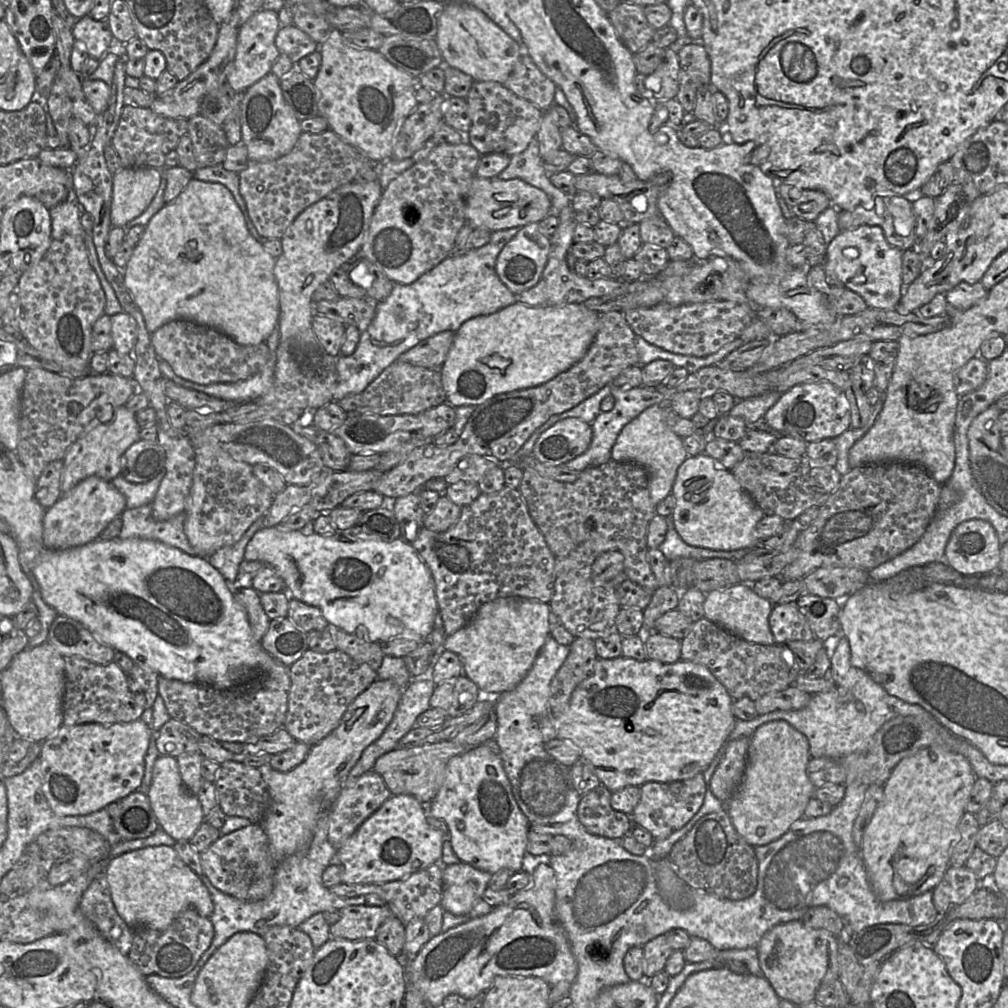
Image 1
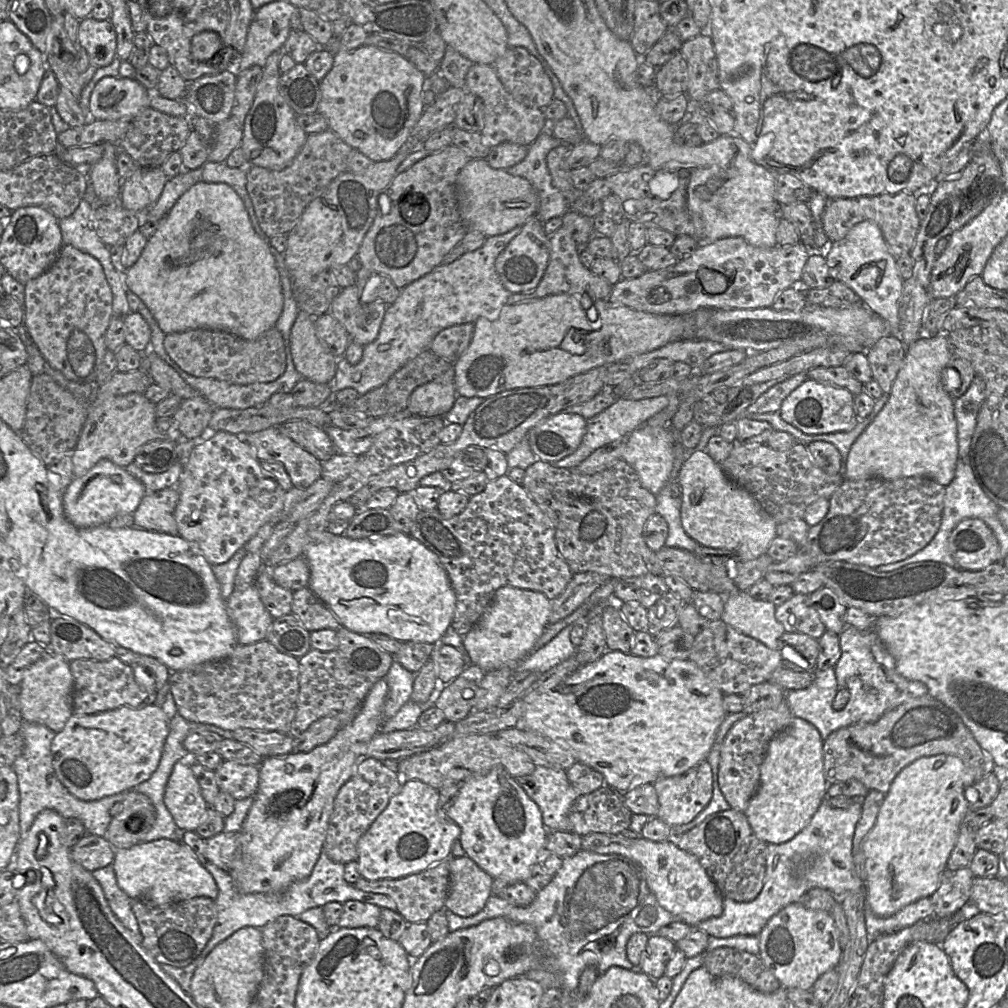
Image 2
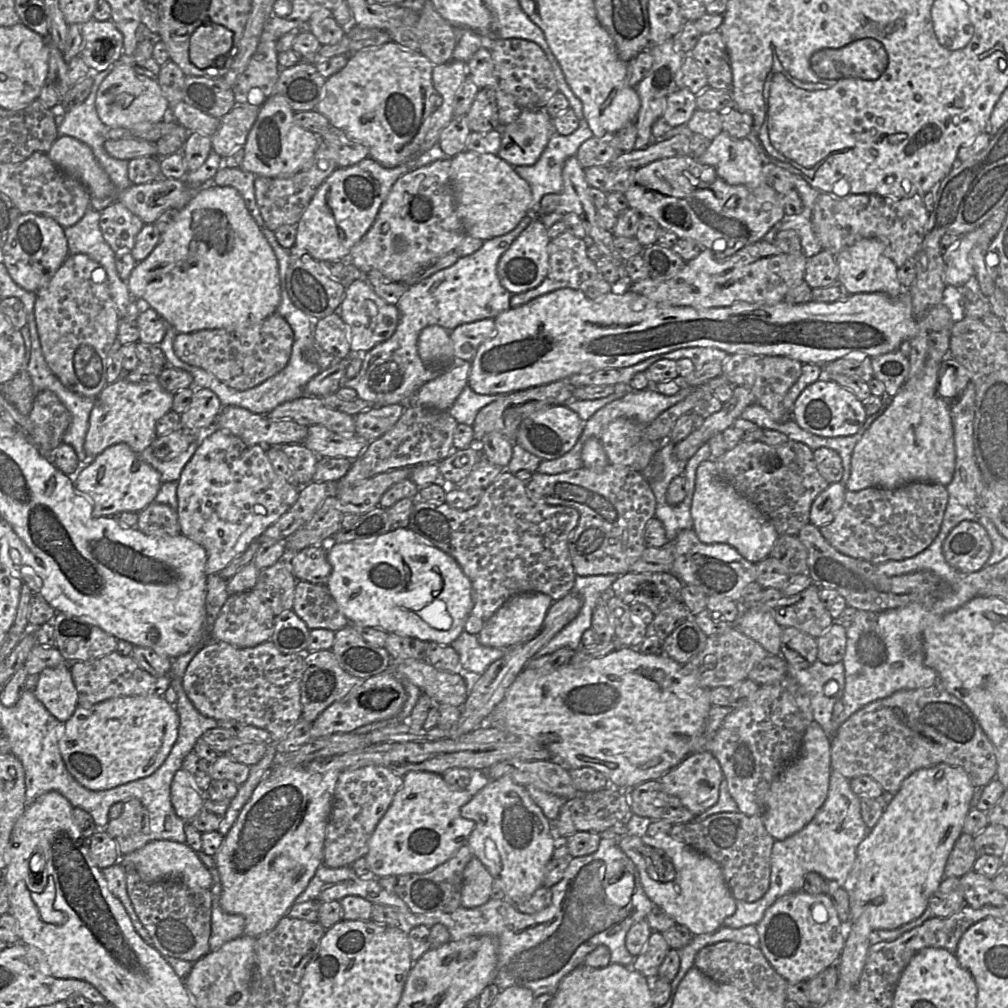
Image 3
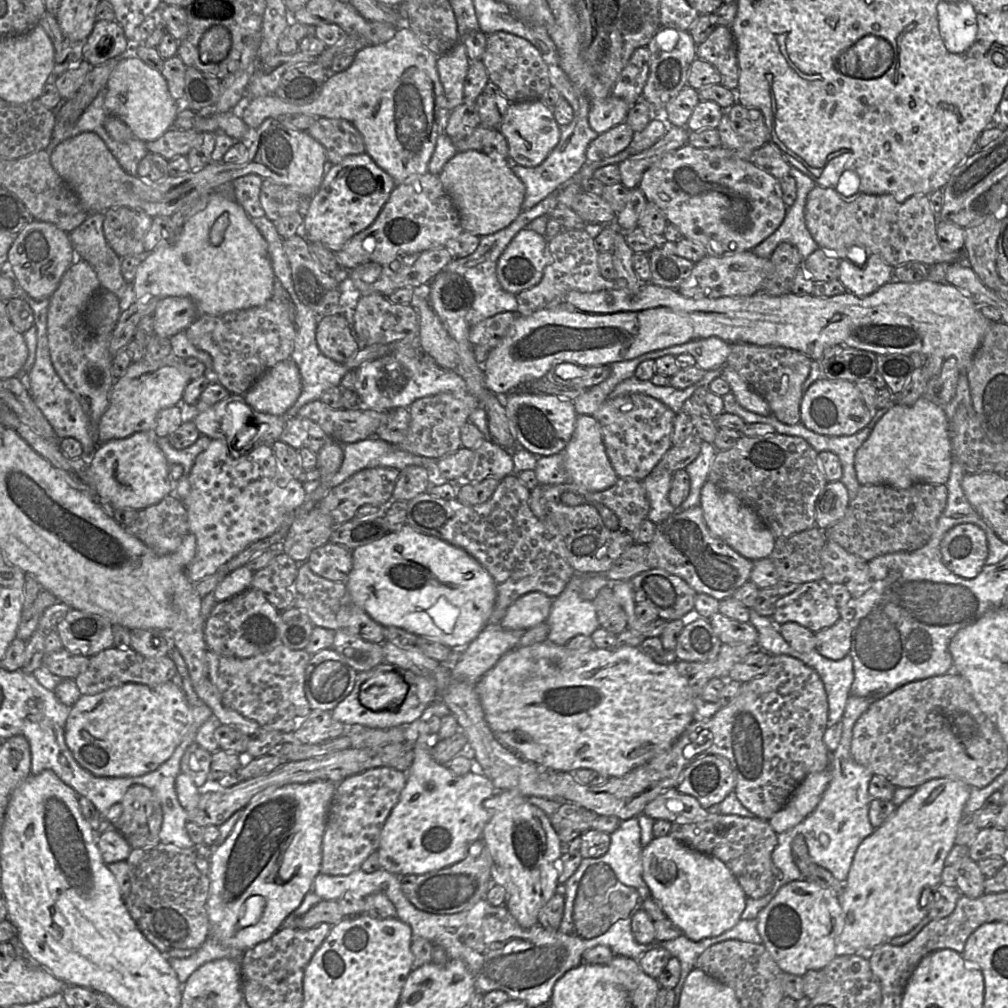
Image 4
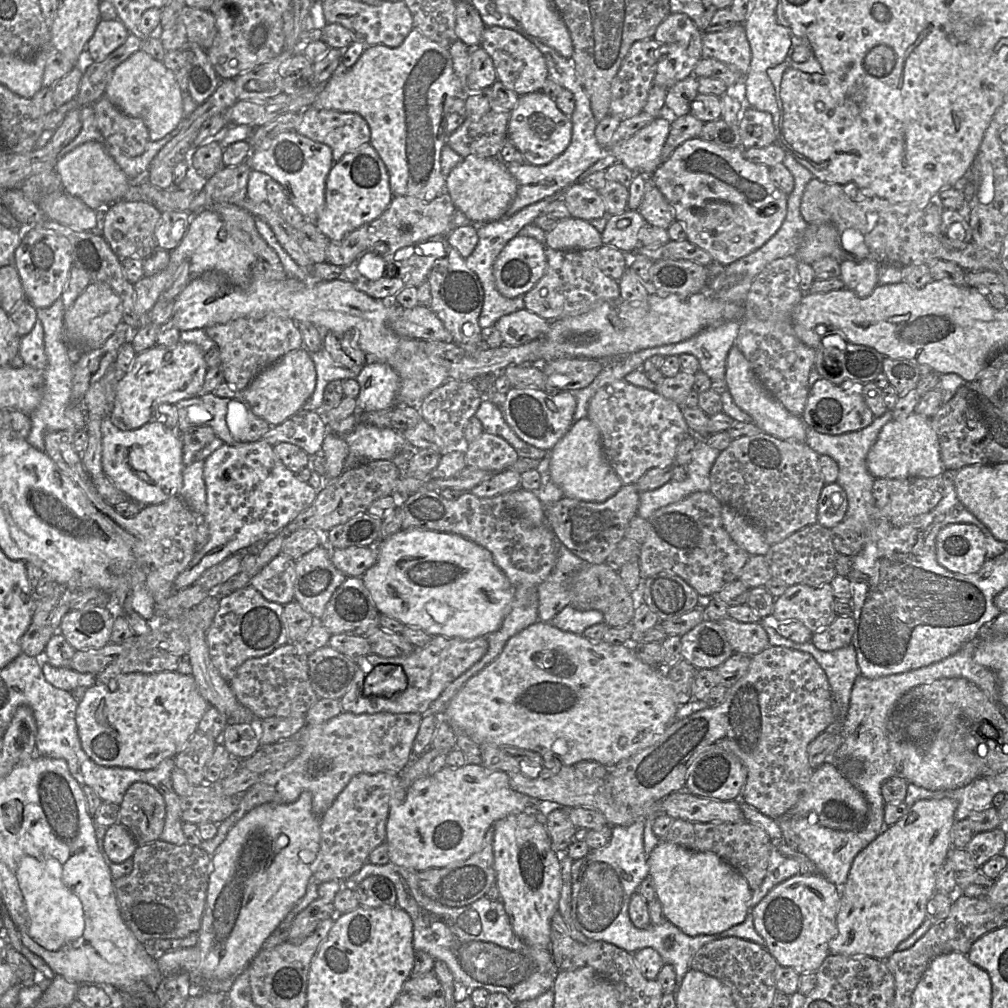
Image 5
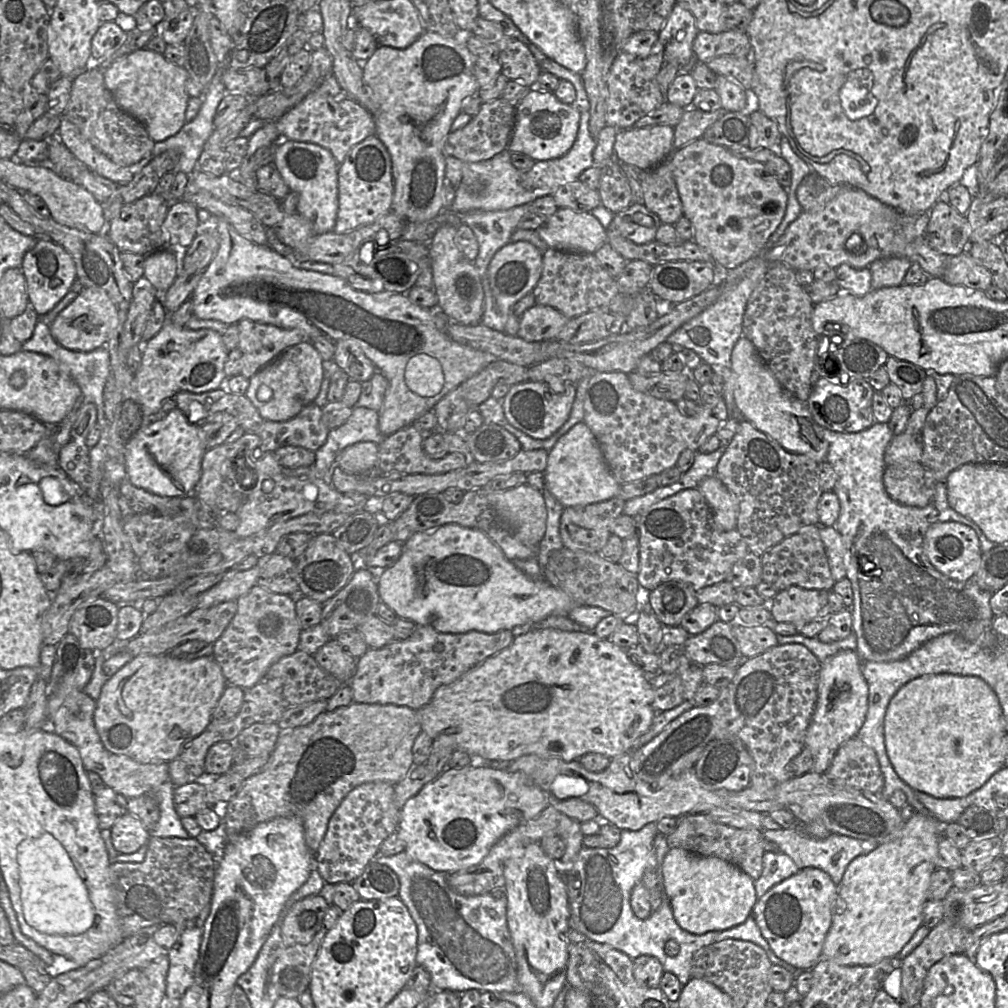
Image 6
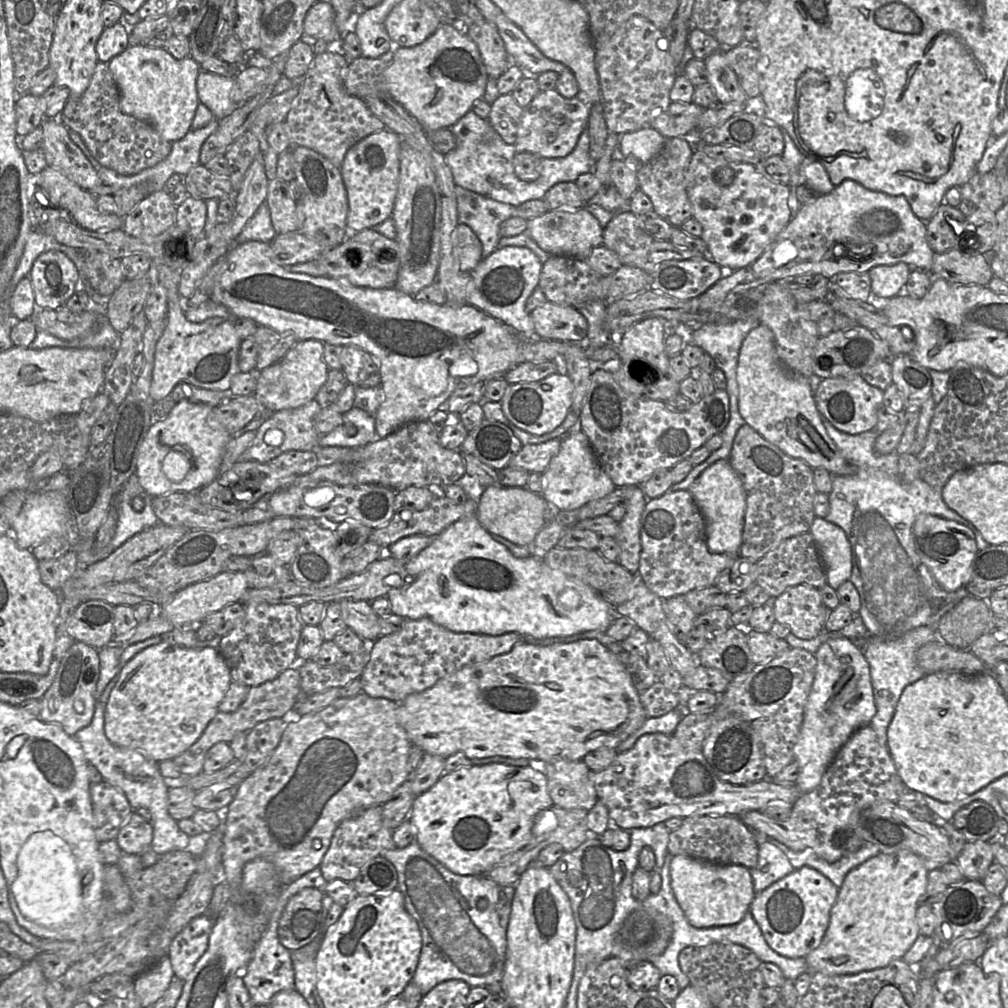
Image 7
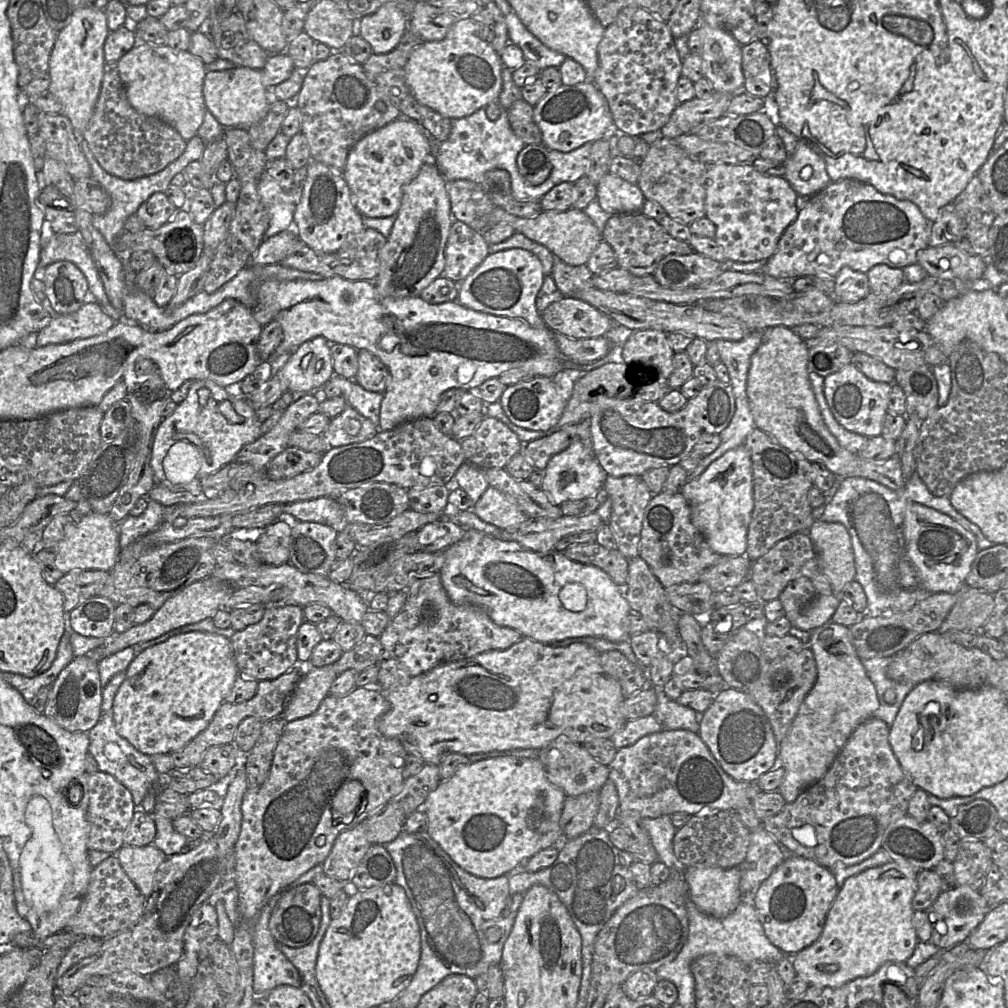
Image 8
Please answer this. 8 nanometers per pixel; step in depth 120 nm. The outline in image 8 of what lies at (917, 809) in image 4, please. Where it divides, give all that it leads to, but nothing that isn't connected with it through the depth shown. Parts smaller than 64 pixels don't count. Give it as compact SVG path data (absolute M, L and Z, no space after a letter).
M892 861L882 866L869 868L857 875L847 878L843 886L839 889L836 899L828 911L823 931L819 939L809 947L794 955L793 965L797 975L804 979L809 985L836 988L856 978L871 976L886 962L906 962L912 956L918 942L918 937L912 922L912 916L915 911L912 906L912 899L917 890L918 872L919 871L908 864Z

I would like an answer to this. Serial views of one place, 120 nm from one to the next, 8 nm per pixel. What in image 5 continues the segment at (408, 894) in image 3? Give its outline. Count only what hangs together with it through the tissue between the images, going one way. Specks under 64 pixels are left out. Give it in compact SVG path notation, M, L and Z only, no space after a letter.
M494 827L486 831L482 848L463 861L453 862L442 868L430 868L418 872L418 884L424 895L448 907L464 907L483 897L495 884Z

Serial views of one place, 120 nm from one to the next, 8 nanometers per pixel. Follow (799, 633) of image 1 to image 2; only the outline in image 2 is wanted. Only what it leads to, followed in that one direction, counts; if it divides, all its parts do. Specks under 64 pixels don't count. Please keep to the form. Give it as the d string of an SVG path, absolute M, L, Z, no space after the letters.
M796 594L776 606L775 618L787 633L802 633L819 639L826 631L817 611L809 606L808 595Z

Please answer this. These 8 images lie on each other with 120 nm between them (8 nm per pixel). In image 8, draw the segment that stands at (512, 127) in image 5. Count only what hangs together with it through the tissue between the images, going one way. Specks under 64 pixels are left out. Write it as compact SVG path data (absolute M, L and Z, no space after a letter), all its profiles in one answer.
M587 80L575 85L560 84L556 89L547 90L543 98L533 106L533 120L541 132L542 144L548 150L565 153L578 148L585 142L607 138L609 132L615 129L607 100L595 83Z

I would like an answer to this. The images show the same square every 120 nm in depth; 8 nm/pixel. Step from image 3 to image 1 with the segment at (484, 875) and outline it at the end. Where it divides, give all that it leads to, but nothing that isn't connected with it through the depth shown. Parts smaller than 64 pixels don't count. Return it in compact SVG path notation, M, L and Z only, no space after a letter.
M439 859L434 864L443 871L440 905L454 915L467 914L481 899L492 874L464 862L445 865Z

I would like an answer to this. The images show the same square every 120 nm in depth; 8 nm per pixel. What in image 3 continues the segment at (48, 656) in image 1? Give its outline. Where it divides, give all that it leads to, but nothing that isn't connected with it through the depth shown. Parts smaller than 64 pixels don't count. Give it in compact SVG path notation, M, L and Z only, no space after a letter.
M69 665L44 669L33 693L55 718L64 723L78 706L78 692Z

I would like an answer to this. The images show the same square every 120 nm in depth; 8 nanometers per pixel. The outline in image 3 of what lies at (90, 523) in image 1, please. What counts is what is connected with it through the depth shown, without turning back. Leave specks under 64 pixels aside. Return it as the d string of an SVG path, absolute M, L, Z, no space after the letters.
M118 443L105 449L102 453L84 464L73 478L76 490L86 496L93 504L96 517L113 517L121 512L140 513L152 504L162 485L160 473L151 465L142 461L129 445Z

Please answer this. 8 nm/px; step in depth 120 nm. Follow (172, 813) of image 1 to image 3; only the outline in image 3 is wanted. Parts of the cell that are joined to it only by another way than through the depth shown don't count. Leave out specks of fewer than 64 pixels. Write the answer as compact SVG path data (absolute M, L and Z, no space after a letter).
M179 769L171 784L171 803L176 815L186 822L195 817L201 810L205 794L194 785L190 774Z

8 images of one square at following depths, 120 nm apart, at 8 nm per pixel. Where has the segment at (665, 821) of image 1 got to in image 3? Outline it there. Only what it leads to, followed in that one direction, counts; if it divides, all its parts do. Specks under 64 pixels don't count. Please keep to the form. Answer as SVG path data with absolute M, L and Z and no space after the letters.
M698 752L687 756L677 766L663 774L659 781L665 793L679 798L682 805L694 816L698 816L719 798L719 786L724 774L719 761L710 752Z

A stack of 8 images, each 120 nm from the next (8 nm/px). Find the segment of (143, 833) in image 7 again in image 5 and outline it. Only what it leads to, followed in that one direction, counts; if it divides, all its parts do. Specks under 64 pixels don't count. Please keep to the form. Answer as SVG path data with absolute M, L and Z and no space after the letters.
M119 821L107 828L103 848L112 862L123 862L131 858L138 847L132 833Z

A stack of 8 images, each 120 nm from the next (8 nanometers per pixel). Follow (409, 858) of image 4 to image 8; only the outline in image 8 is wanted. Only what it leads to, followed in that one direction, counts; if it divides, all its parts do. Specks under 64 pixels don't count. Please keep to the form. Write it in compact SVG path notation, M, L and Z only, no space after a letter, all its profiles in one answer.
M503 756L475 761L459 766L451 777L441 781L439 785L430 792L422 809L427 814L427 833L456 864L476 877L496 878L502 875L508 875L514 871L526 871L525 862L529 858L543 849L559 847L563 843L563 834L559 821L566 797L566 794L561 788L555 786L547 779L544 767L539 759Z

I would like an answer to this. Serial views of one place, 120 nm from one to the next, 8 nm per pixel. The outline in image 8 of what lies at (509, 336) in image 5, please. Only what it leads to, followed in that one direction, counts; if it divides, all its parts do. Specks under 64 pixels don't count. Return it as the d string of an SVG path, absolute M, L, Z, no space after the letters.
M562 297L550 304L541 317L554 333L574 339L605 336L614 323L610 316L576 297Z

